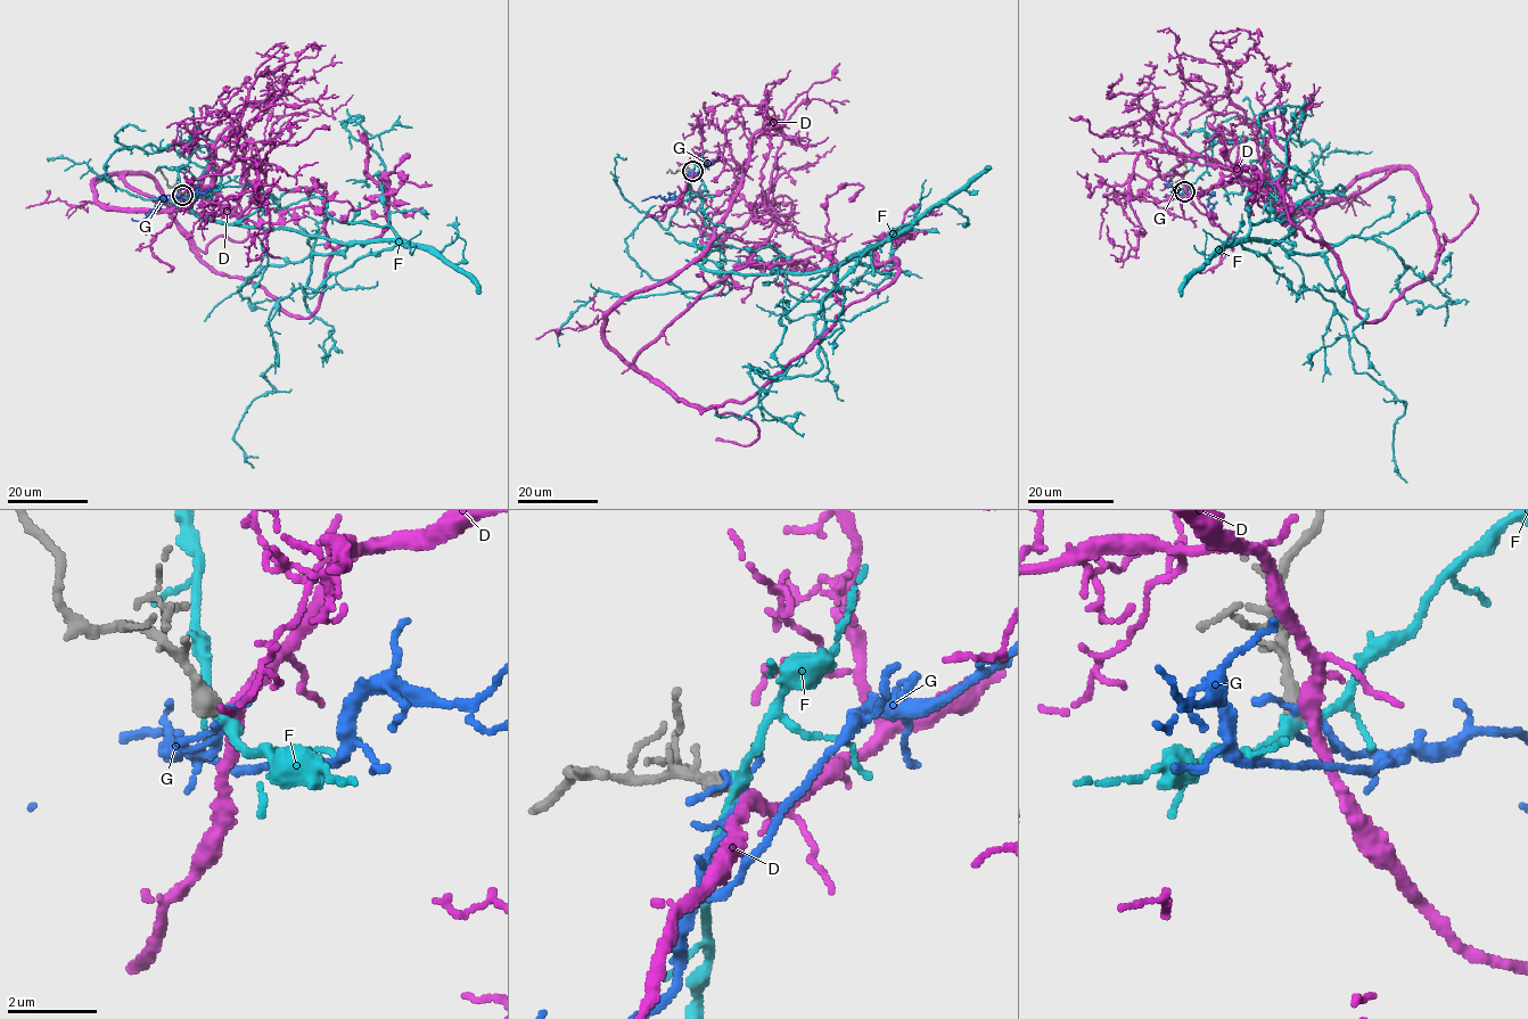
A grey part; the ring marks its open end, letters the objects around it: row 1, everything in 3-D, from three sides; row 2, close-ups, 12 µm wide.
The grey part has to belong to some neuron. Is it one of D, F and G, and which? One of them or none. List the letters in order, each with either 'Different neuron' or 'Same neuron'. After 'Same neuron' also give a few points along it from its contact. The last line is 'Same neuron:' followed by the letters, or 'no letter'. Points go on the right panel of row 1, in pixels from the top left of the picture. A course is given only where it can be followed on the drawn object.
D: Different neuron
F: Different neuron
G: Different neuron
Same neuron: no letter

